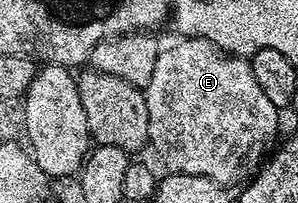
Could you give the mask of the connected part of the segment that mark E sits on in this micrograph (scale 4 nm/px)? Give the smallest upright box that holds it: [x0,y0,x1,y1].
[143,37,279,185]

